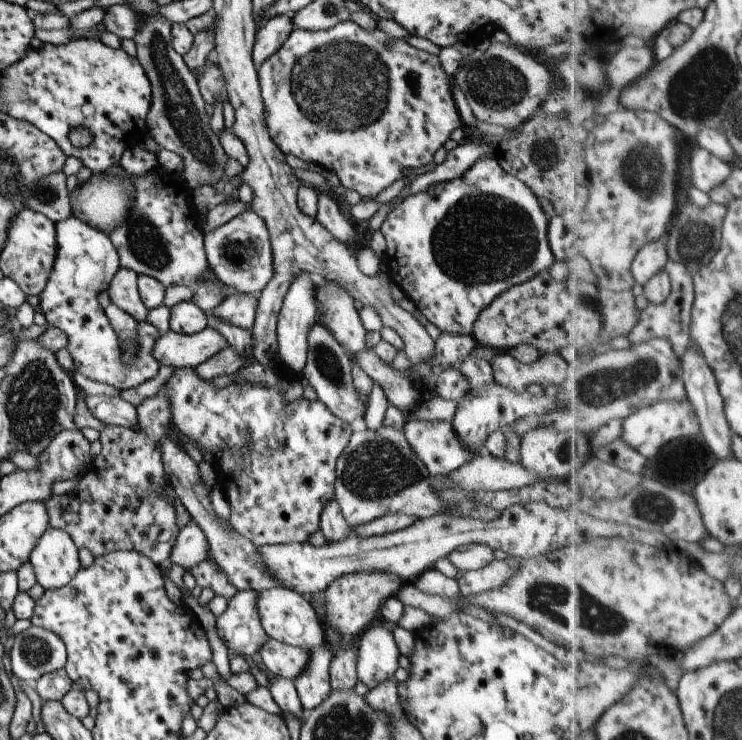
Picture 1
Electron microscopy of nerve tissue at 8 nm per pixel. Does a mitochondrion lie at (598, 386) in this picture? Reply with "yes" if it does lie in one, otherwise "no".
yes

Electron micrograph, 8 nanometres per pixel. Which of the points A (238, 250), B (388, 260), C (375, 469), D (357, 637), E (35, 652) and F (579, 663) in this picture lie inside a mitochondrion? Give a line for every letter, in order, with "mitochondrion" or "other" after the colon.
A: mitochondrion
B: other
C: mitochondrion
D: other
E: mitochondrion
F: other

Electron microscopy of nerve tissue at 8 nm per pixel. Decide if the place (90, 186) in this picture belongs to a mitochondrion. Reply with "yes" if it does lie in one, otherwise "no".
no

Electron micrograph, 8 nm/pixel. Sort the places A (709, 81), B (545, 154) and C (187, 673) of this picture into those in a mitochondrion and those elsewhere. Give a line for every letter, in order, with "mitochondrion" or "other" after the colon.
A: mitochondrion
B: mitochondrion
C: other

